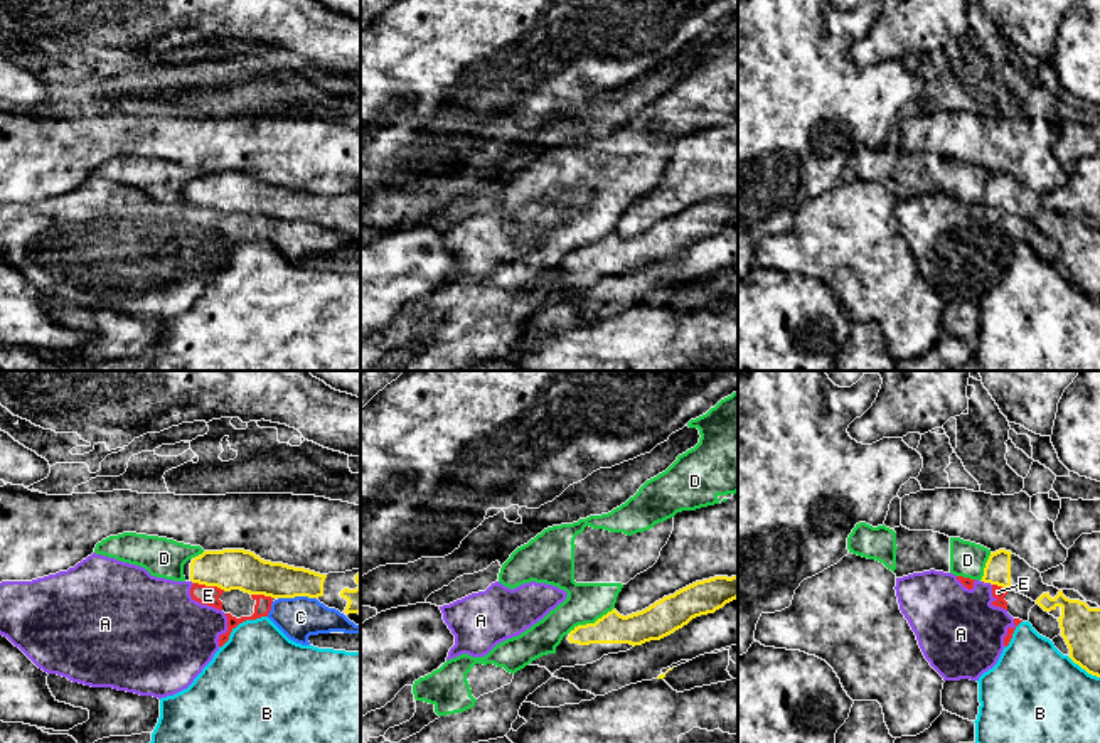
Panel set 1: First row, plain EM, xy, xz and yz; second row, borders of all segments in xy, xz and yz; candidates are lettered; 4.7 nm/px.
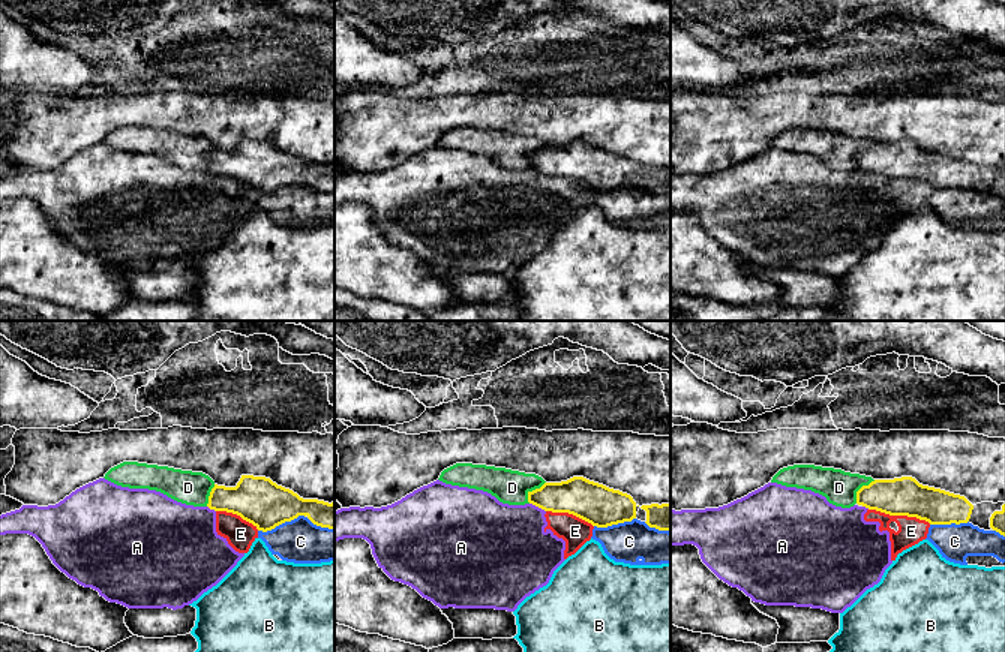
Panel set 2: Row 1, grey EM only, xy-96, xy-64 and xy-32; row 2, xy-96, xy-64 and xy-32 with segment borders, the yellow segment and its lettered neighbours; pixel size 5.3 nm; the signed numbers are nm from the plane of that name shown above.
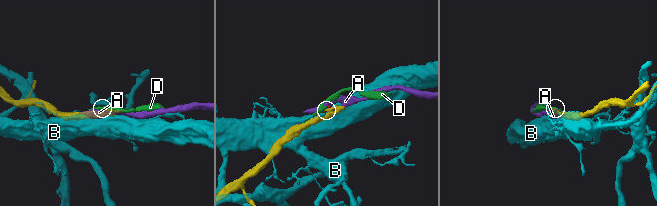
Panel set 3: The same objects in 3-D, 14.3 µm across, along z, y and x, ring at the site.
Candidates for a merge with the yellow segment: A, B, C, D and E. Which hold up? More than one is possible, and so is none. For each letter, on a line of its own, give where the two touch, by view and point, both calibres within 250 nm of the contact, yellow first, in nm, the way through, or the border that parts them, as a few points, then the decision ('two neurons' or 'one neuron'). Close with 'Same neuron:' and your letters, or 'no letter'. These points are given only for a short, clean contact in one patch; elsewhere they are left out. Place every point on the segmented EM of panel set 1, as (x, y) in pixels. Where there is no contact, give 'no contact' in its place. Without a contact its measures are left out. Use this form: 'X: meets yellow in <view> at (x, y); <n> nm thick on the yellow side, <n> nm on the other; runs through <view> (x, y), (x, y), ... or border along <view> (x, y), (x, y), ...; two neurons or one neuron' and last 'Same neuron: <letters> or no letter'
A: meets yellow in yz at (986, 582); 130 nm thick on the yellow side, 360 nm on the other; border along yz (981, 580), (991, 585); two neurons
B: meets yellow in yz at (1083, 668); 190 nm thick on the yellow side, 440 nm on the other; two neurons
C: meets yellow in xy at (297, 595); 180 nm thick on the yellow side, 200 nm on the other; two neurons
D: meets yellow in xz at (590, 624); 150 nm thick on the yellow side, 190 nm on the other; two neurons
E: meets yellow in xy at (209, 585); 190 nm thick on the yellow side, 100 nm on the other; border along xy (194, 582), (216, 585), (224, 590); two neurons
Same neuron: no letter

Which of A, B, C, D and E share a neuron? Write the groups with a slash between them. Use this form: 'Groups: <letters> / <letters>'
Groups: A C E / B / D

